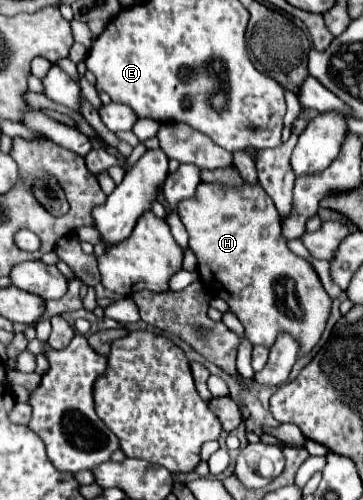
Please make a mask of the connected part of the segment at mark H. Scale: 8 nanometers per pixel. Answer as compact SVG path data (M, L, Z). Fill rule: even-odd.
M202 182L196 188L196 194L180 204L180 218L190 236L188 246L198 258L200 280L204 284L218 282L224 288L228 302L234 302L228 306L246 328L246 340L252 346L270 348L276 342L278 334L286 332L294 340L298 340L298 358L310 354L326 328L332 300L324 292L312 264L288 250L286 238L280 234L280 214L276 212L272 198L262 190L262 186L252 188L250 184L244 184L240 188L222 188L218 184Z

